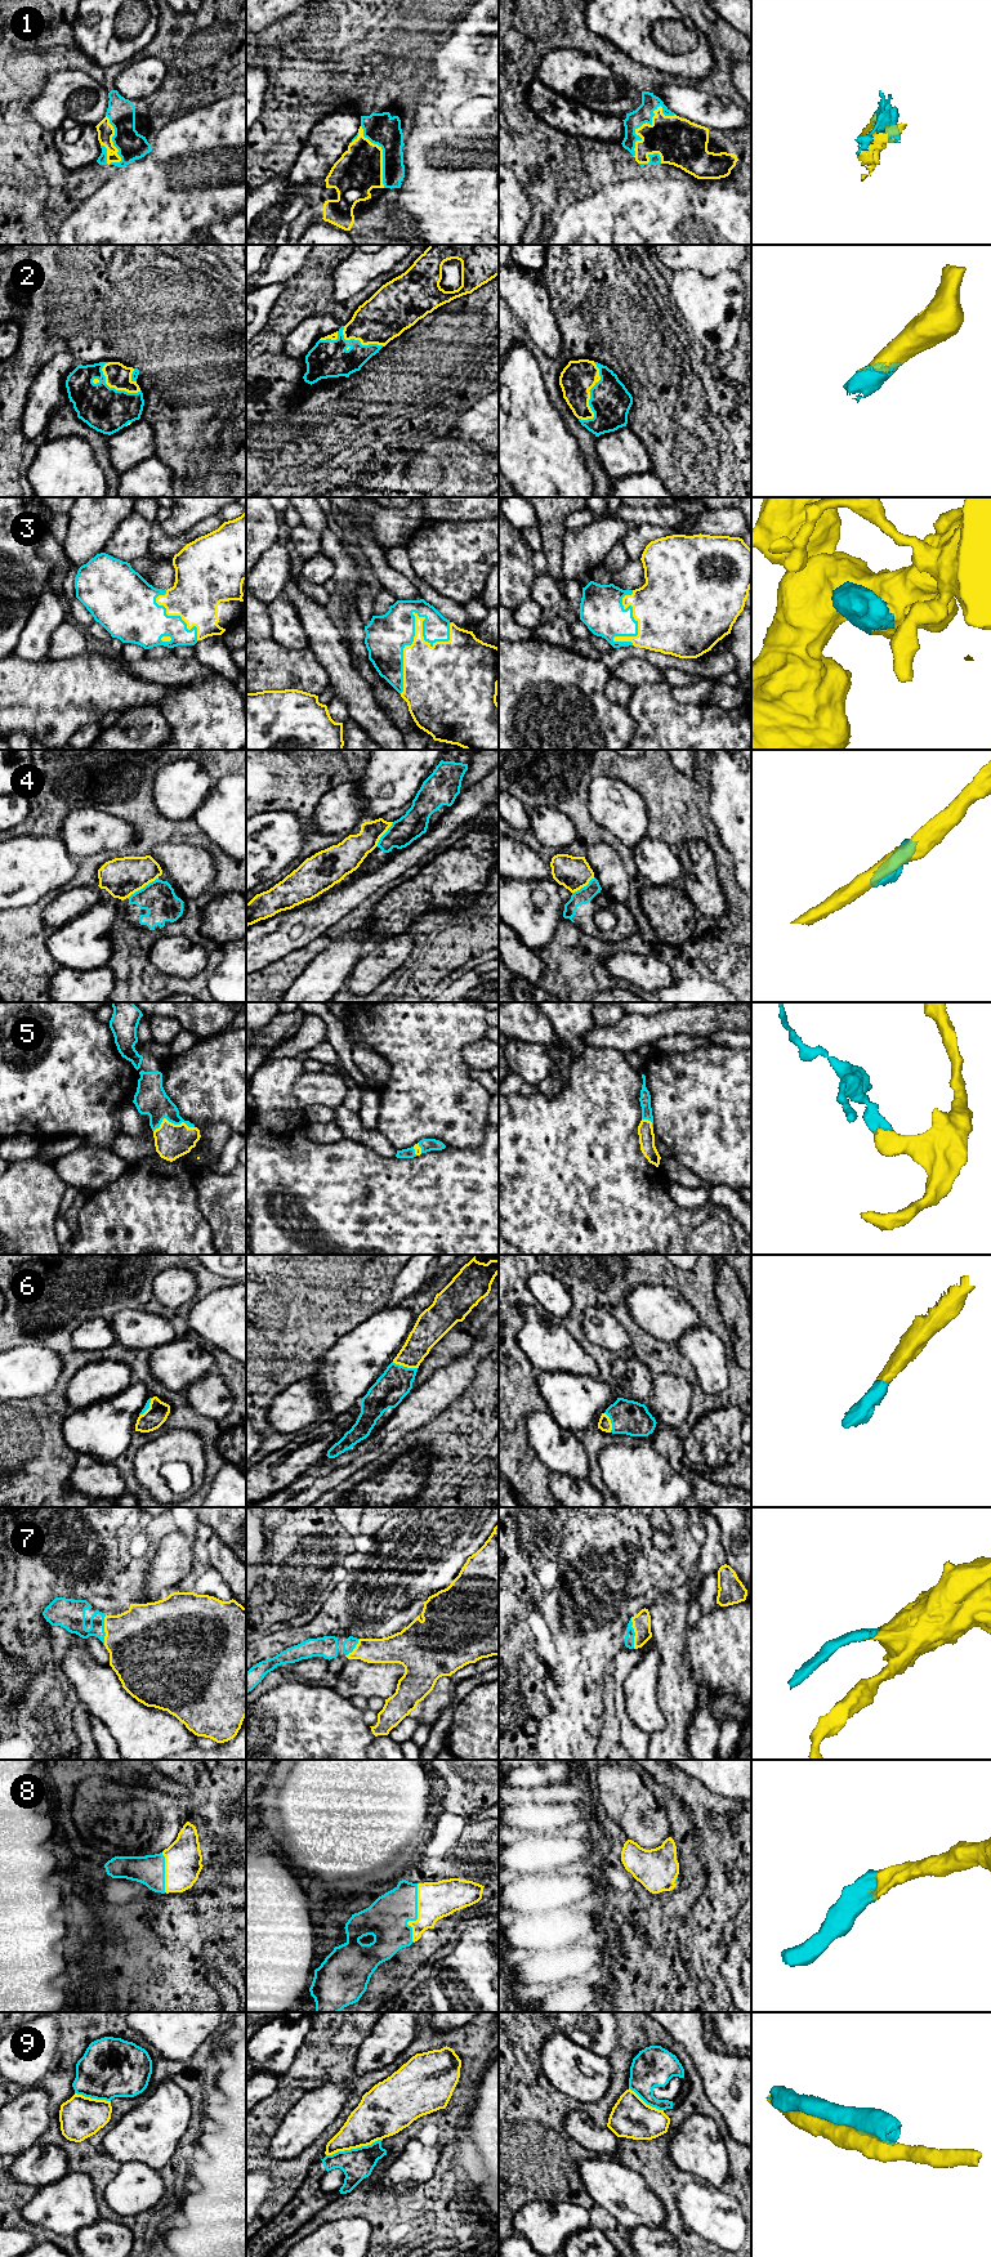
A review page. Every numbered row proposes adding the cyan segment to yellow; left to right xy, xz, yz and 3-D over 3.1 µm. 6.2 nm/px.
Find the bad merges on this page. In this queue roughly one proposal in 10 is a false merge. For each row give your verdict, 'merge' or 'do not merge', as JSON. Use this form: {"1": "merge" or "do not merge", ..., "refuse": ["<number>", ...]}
{"1": "merge", "2": "merge", "3": "merge", "4": "do not merge", "5": "merge", "6": "merge", "7": "merge", "8": "merge", "9": "do not merge", "refuse": ["4", "9"]}

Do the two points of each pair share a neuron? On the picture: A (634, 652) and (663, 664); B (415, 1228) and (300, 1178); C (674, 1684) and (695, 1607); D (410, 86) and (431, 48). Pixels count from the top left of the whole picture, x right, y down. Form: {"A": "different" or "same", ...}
{"A": "same", "B": "same", "C": "different", "D": "same"}

